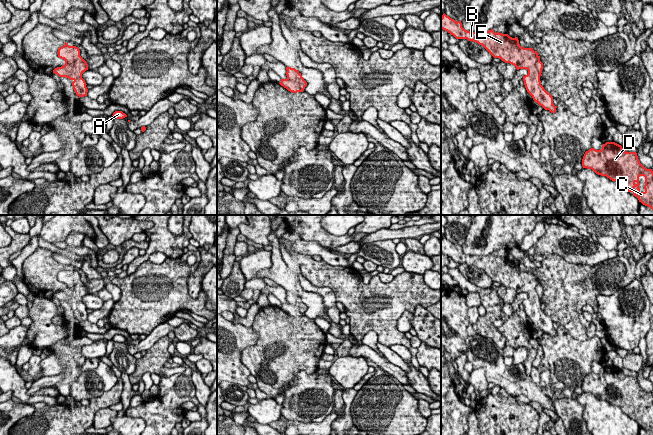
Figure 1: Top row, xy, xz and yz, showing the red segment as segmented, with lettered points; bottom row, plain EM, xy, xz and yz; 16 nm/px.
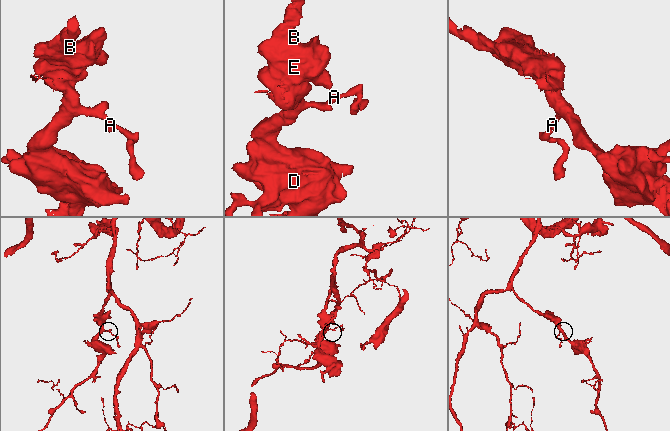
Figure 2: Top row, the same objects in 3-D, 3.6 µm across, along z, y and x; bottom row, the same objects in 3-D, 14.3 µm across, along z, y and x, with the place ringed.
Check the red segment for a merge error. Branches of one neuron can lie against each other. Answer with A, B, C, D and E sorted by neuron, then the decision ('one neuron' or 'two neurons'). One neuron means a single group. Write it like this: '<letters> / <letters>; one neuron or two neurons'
A B C D E; one neuron

